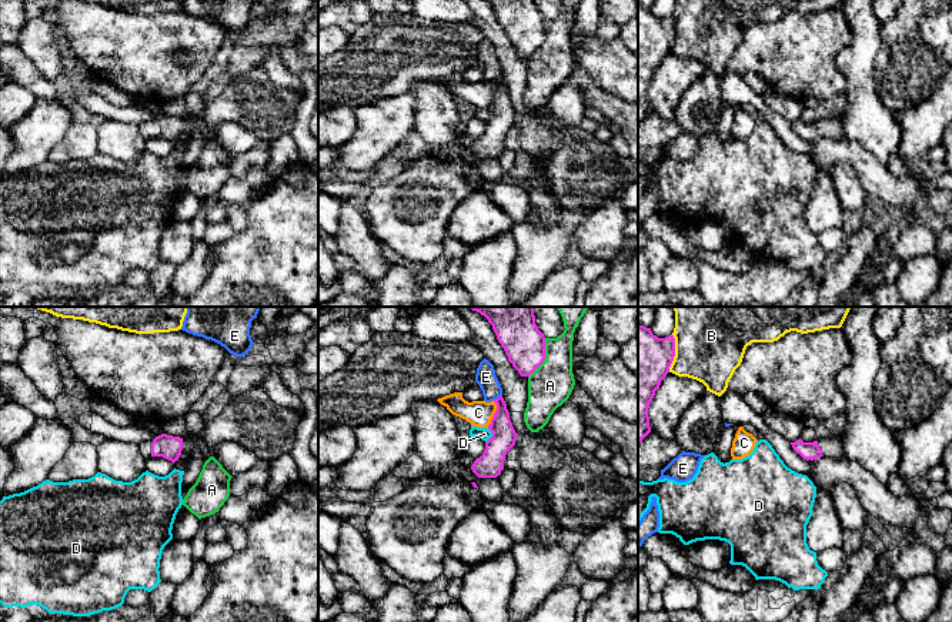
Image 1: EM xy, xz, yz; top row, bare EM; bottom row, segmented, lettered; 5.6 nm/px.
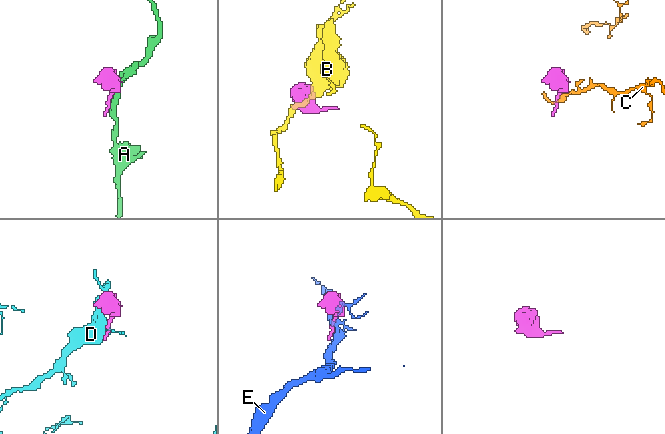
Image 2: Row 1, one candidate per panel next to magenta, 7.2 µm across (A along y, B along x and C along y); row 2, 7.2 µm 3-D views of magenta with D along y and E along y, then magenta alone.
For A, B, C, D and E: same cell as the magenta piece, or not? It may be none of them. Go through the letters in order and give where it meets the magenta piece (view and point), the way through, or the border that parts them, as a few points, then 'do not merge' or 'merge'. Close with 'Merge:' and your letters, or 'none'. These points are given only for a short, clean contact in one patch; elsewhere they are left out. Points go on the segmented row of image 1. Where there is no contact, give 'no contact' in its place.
A: contact xz (544, 358); do not merge
B: contact yz (674, 353); do not merge
C: contact xz (494, 414); do not merge
D: contact xz (493, 435); do not merge
E: contact xz (498, 397); do not merge
Merge: none

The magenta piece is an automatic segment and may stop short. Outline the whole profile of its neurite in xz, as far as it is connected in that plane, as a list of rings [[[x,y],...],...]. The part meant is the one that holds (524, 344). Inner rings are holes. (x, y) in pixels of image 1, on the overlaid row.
[[[468,307],[492,325],[508,361],[530,377],[545,360],[545,337],[535,324],[534,307]]]

